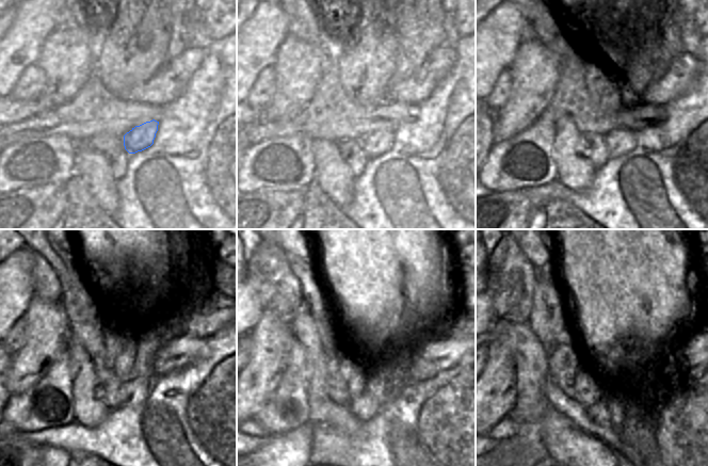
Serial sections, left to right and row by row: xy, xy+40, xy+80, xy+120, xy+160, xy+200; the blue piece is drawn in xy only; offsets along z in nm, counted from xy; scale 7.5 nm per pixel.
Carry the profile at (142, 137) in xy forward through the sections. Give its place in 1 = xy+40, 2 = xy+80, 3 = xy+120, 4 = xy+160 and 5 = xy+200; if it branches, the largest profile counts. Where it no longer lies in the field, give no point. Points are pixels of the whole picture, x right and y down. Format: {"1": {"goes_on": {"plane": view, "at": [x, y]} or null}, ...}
{"1": {"goes_on": {"plane": "xy+40", "at": [379, 142]}}, "2": {"goes_on": {"plane": "xy+80", "at": [618, 143]}}, "3": {"goes_on": {"plane": "xy+120", "at": [142, 387]}}, "4": {"goes_on": {"plane": "xy+160", "at": [366, 406]}}, "5": {"goes_on": {"plane": "xy+200", "at": [599, 413]}}}

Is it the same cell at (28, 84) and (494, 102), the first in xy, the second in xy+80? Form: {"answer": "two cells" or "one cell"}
{"answer": "one cell"}

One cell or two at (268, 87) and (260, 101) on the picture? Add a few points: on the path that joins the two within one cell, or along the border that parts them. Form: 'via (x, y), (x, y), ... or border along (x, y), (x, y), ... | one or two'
via (266, 91), (260, 98) | one

